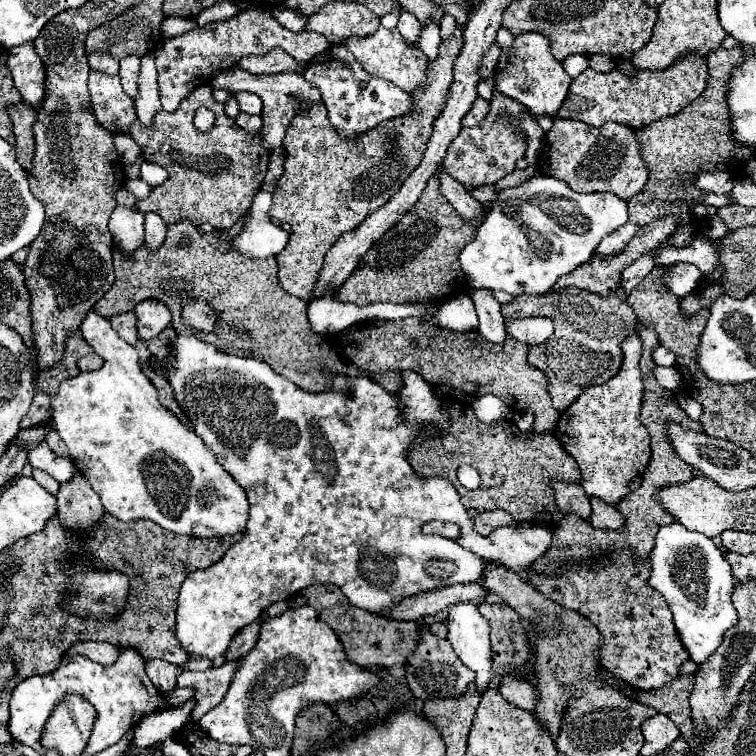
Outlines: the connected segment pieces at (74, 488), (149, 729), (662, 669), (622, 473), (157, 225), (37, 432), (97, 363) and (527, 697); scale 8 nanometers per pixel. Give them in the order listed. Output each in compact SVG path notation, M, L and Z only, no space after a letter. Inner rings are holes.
M76 471L68 483L60 485L56 501L60 521L66 527L72 527L72 531L92 529L104 515L100 497L94 493L88 479L84 479L80 471Z
M192 699L188 705L182 705L180 709L166 709L166 711L154 711L142 719L142 723L134 729L134 745L140 749L152 747L158 741L166 741L174 733L180 731L180 727L188 721L196 701Z
M614 551L612 555L600 557L594 565L566 569L566 573L558 575L558 577L544 579L544 575L536 575L532 569L528 569L526 573L528 573L530 583L540 593L548 595L548 599L552 599L552 601L560 603L562 607L568 607L592 621L592 625L602 635L602 647L598 649L598 659L600 659L600 665L606 667L606 671L624 679L634 689L658 689L678 675L678 667L684 661L688 661L688 653L678 639L678 633L676 633L676 627L672 621L672 613L670 613L666 601L646 583L650 561L648 559L644 559L642 563L632 563L632 561L634 561L634 555L630 551Z
M634 333L632 337L628 337L622 345L624 351L624 363L620 369L620 375L616 375L614 379L610 379L604 385L594 385L588 387L580 399L576 399L558 419L556 427L554 427L554 435L560 439L562 447L566 449L566 453L570 453L578 467L580 467L580 475L582 475L582 487L590 497L598 497L610 505L616 505L620 499L624 499L630 493L630 483L640 477L644 473L644 469L650 463L650 435L646 431L646 427L640 423L640 407L642 407L642 393L644 393L644 381L640 375L640 355L642 355L642 343L638 333Z
M146 213L146 249L150 253L158 251L164 239L166 239L166 223L154 213Z
M46 425L46 427L34 427L34 429L26 429L26 431L24 431L24 429L20 429L16 437L18 437L20 441L24 439L24 443L28 443L28 445L30 445L30 443L42 441L42 439L46 437L46 433L48 433L48 431L50 431L50 427L48 427L48 425Z
M96 353L78 359L78 369L80 369L80 371L96 371L96 369L100 369L100 367L102 367L102 359L100 359Z
M504 677L500 683L500 693L504 695L504 699L528 713L534 713L536 705L538 705L538 689L534 685L534 681L522 681L522 679L514 679L514 677Z

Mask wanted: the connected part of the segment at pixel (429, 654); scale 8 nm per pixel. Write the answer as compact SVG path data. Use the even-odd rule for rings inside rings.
M420 623L420 629L422 631L420 631L420 637L416 643L416 651L406 663L406 681L408 681L408 687L414 693L414 697L434 699L434 697L454 697L454 695L464 693L468 683L474 681L476 673L470 671L458 659L458 655L452 651L452 645L448 643L448 639L436 637L428 625Z

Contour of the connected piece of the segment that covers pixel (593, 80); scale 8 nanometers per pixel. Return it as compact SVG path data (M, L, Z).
M698 51L682 55L662 71L634 69L632 75L624 75L624 71L618 71L618 67L608 73L586 69L572 79L568 97L564 99L556 115L560 119L576 119L592 127L602 127L608 121L616 121L626 127L640 129L650 125L652 121L680 113L686 105L700 97L700 93L706 89L706 81L708 61Z

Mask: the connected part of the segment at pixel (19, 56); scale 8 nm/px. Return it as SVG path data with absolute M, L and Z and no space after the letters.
M22 43L10 48L7 59L16 89L22 93L22 99L30 105L36 105L44 97L46 67L32 43Z

